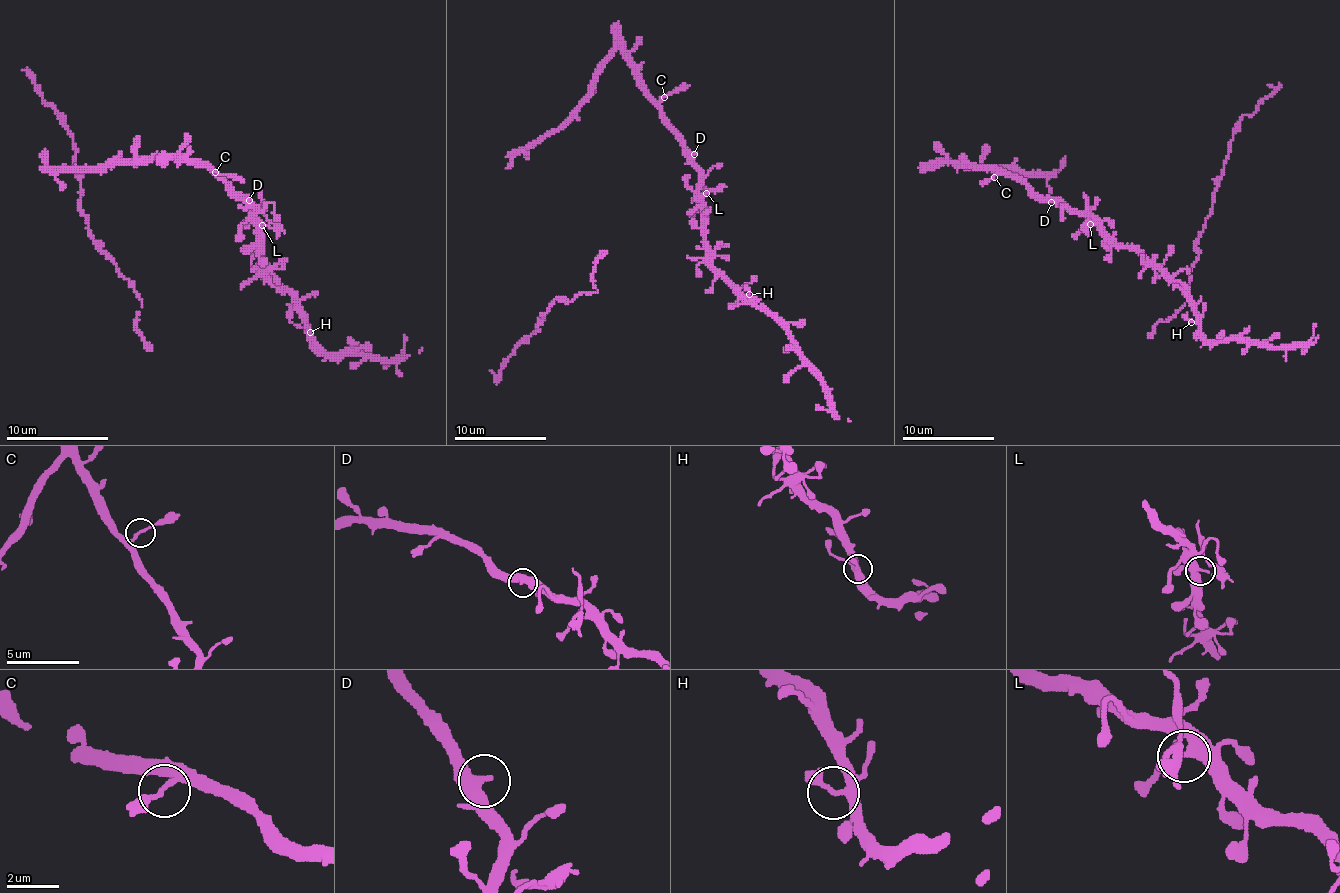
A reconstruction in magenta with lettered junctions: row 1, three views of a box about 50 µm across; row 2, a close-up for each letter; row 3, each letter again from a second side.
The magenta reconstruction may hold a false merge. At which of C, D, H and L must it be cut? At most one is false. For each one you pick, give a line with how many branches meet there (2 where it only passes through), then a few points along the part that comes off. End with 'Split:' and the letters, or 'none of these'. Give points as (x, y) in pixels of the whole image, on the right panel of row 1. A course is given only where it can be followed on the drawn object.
L: Branches: 2. Course of the part to remove: (1090, 225), (1083, 193)
Split: L

